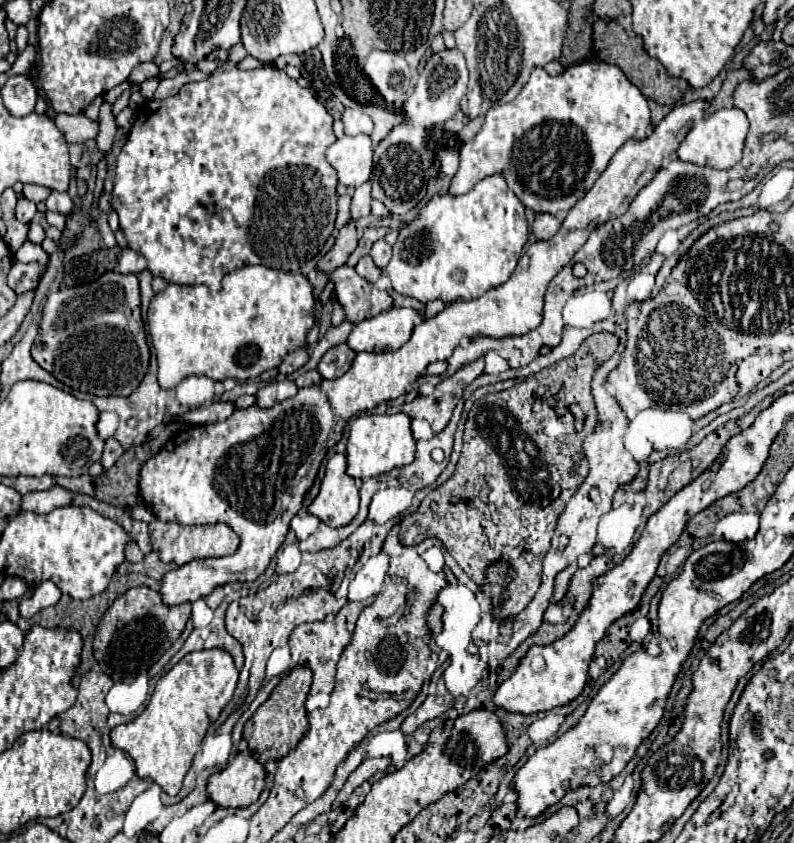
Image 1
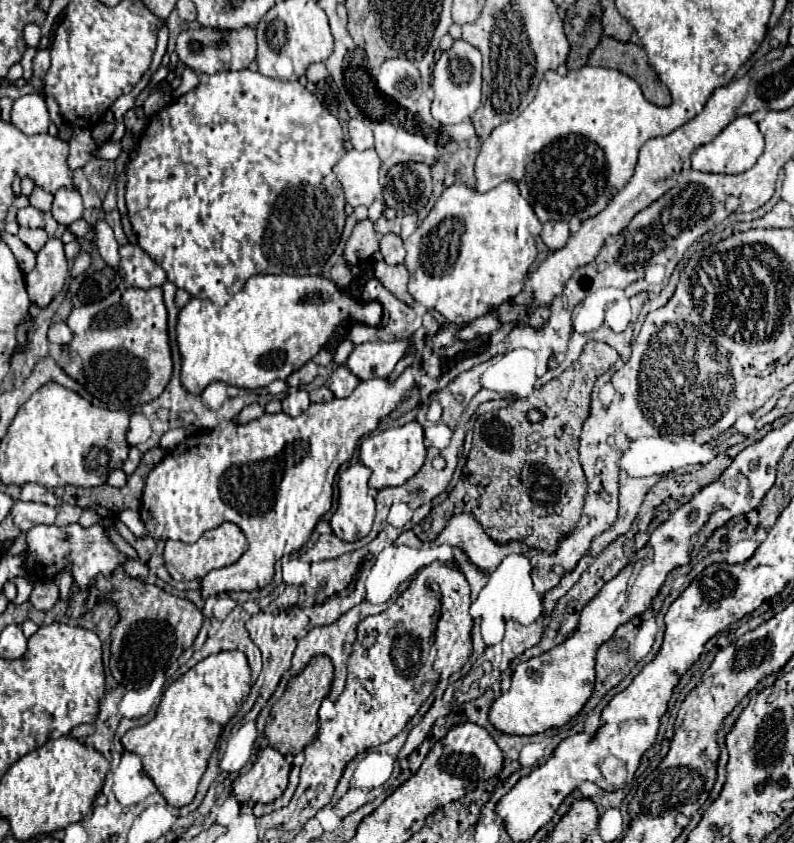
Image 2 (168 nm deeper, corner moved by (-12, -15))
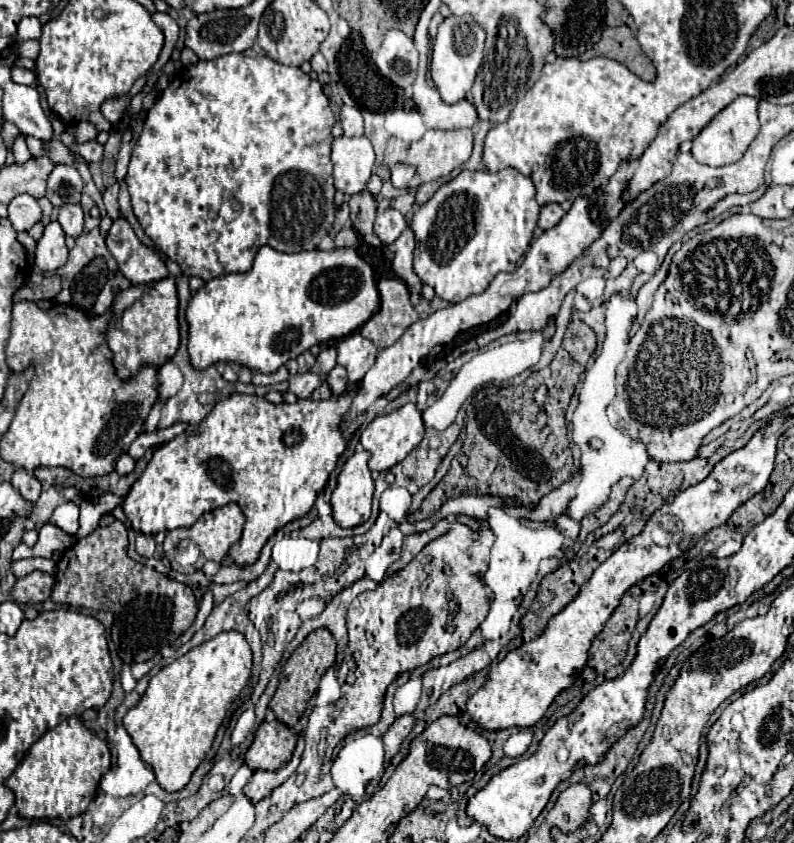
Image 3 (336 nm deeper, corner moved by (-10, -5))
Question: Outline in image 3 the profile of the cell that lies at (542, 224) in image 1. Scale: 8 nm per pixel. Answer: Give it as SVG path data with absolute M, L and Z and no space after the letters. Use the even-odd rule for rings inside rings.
M552 203L552 205L544 205L544 207L540 209L538 227L544 229L544 231L548 231L548 229L552 229L554 225L558 225L562 217L564 217L564 211L562 211L560 205L556 205L556 203Z

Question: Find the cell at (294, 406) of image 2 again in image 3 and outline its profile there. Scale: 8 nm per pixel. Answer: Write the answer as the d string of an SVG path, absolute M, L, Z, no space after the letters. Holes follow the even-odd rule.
M304 373L304 375L296 375L290 381L290 391L298 397L298 399L308 399L312 395L312 391L324 381L322 375L314 375L314 373Z

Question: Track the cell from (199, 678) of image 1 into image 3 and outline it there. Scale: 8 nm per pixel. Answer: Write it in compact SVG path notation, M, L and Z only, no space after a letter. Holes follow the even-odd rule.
M236 631L220 633L214 639L206 641L204 645L198 645L196 649L188 651L174 663L162 667L160 673L150 679L150 685L144 697L140 699L140 703L124 715L124 729L128 731L134 745L138 747L140 757L152 767L156 781L164 791L174 793L188 785L192 773L204 761L206 753L212 747L216 731L226 717L226 707L246 687L246 681L250 679L250 671L252 671L252 651L244 635Z

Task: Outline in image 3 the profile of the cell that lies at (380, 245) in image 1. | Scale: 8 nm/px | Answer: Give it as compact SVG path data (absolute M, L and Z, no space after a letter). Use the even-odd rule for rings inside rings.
M386 209L382 215L376 217L376 223L374 223L374 233L380 237L380 241L384 245L390 245L392 241L396 241L404 231L406 231L408 223L404 219L404 215L396 209Z

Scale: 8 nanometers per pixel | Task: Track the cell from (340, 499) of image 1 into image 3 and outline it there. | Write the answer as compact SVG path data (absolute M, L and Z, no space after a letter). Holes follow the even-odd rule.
M356 451L346 463L344 467L340 469L340 475L338 475L338 483L336 483L336 489L332 493L332 517L334 521L344 527L344 529L352 529L352 527L358 527L362 525L364 521L370 519L372 513L372 501L374 497L374 481L370 477L370 471L368 471L368 451Z

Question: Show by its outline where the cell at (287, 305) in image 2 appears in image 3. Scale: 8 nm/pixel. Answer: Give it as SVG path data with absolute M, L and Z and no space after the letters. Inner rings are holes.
M260 247L254 265L246 273L230 273L218 279L206 281L200 287L188 307L188 355L190 365L196 371L222 361L238 363L250 371L274 373L290 359L296 359L312 345L342 339L354 333L368 317L372 317L380 307L380 293L376 289L372 267L358 257L356 249L332 249L332 251L304 251L304 253L276 253L274 249Z

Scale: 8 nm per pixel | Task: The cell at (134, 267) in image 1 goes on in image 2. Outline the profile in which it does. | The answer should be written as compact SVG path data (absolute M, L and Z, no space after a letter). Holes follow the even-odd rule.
M126 243L120 247L120 255L122 255L124 281L128 287L150 289L166 281L164 269L154 259L150 259L146 251L140 249L140 245Z

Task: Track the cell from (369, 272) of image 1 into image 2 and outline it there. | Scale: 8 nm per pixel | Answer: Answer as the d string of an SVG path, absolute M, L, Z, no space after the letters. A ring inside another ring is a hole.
M378 261L376 269L374 269L374 275L400 301L404 301L406 305L414 305L414 299L408 293L408 277L410 275L408 275L408 269L406 269L404 263L400 263L400 265L388 265L384 261Z

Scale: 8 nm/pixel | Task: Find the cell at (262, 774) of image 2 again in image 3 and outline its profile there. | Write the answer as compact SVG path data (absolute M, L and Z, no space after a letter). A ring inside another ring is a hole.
M280 721L262 723L254 735L254 743L246 753L246 765L252 771L276 771L290 761L296 747L296 735Z

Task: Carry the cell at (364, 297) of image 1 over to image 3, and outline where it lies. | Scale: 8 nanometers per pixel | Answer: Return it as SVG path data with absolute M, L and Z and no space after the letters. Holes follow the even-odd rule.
M380 279L380 309L362 327L360 335L376 341L380 349L394 345L400 335L418 321L418 313L410 303L408 289L400 279Z

